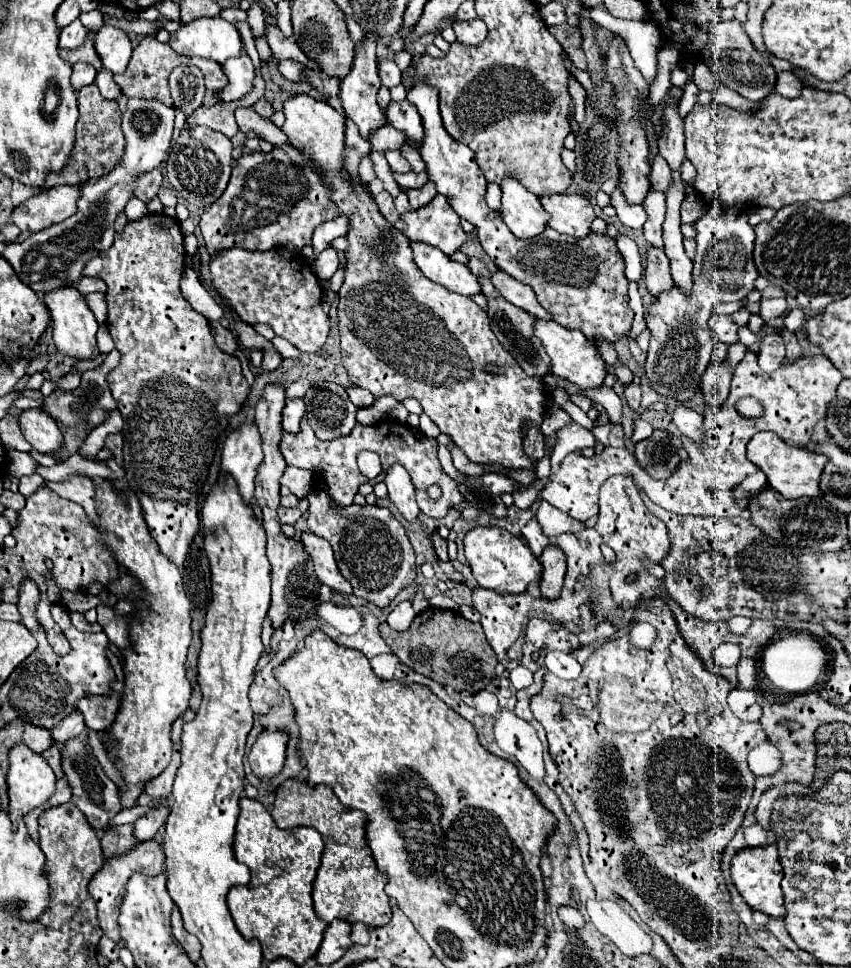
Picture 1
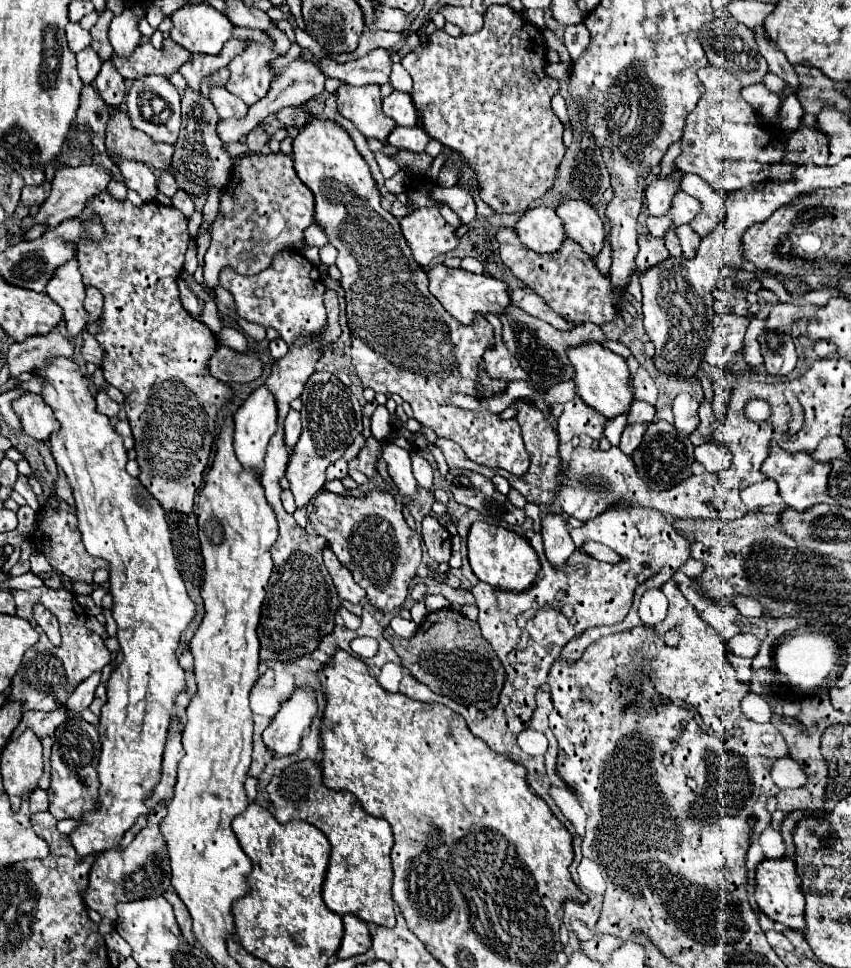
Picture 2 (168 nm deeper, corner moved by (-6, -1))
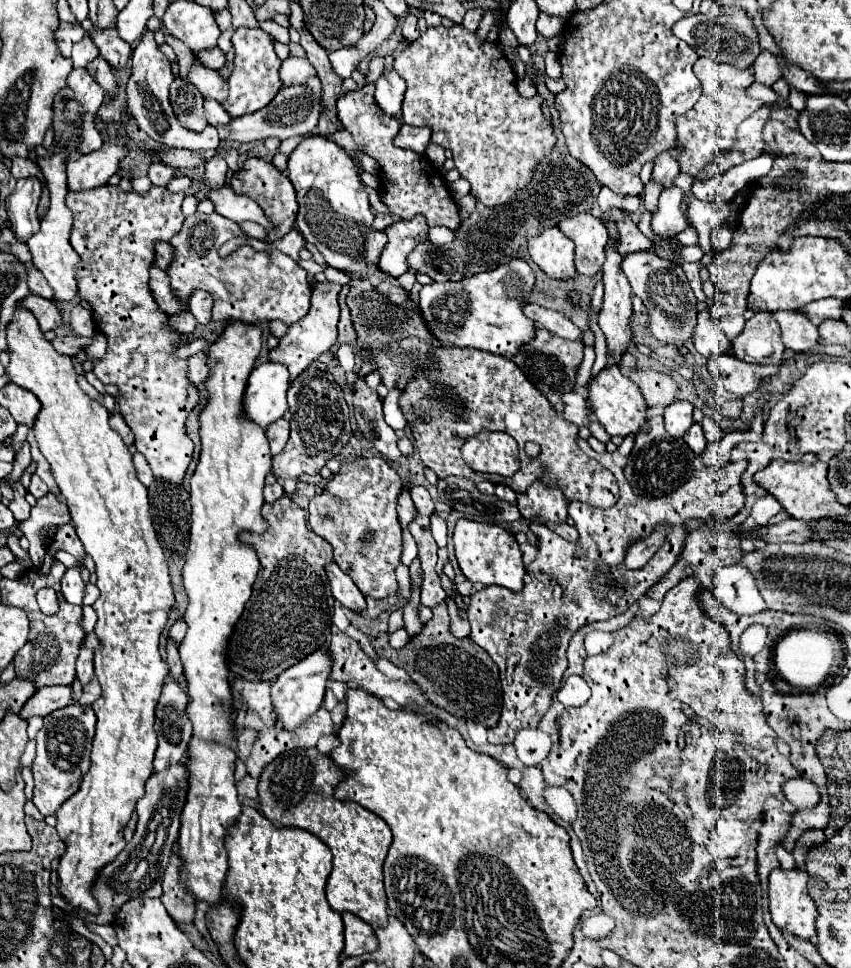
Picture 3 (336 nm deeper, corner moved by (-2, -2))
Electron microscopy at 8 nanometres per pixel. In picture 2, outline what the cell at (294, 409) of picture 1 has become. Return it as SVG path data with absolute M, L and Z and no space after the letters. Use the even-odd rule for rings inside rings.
M289 411L285 421L283 421L283 427L285 427L285 445L291 449L297 439L299 439L299 433L301 433L301 417L299 417L299 411Z

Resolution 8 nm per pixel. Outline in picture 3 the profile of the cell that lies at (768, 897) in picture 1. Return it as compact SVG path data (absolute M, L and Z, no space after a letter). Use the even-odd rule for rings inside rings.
M775 868L769 876L769 914L777 928L811 940L815 936L815 904L807 894L807 872L805 870L783 870Z

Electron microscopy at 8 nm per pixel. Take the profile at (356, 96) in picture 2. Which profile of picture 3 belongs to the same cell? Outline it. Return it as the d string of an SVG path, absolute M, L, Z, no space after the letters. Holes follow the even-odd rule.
M367 84L365 88L357 88L351 92L345 92L337 100L337 116L345 130L353 134L353 140L357 142L359 150L365 150L371 158L375 158L383 170L381 182L383 182L383 202L389 206L389 212L409 220L415 214L423 214L427 218L429 226L445 226L445 228L459 228L459 210L457 204L447 190L447 184L437 168L431 164L425 164L425 158L403 148L393 146L393 136L399 132L399 120L383 114L383 110L377 106L373 98L373 84Z

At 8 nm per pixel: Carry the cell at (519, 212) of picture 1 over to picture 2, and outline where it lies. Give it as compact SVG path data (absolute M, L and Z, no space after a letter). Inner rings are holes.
M547 207L527 211L517 221L517 235L529 249L537 253L555 253L567 239L563 221L553 209Z

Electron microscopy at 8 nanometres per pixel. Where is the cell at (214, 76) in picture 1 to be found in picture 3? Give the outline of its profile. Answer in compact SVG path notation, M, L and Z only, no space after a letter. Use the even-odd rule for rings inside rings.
M111 28L111 30L95 30L91 32L91 40L97 44L101 56L115 68L115 70L121 70L127 66L127 62L131 60L131 44L123 42L119 36L117 36L117 30Z

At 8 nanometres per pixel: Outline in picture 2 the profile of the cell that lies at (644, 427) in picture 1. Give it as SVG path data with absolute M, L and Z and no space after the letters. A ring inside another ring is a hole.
M629 425L629 427L623 431L619 449L621 449L625 455L631 455L631 453L639 447L645 429L647 429L647 425Z

